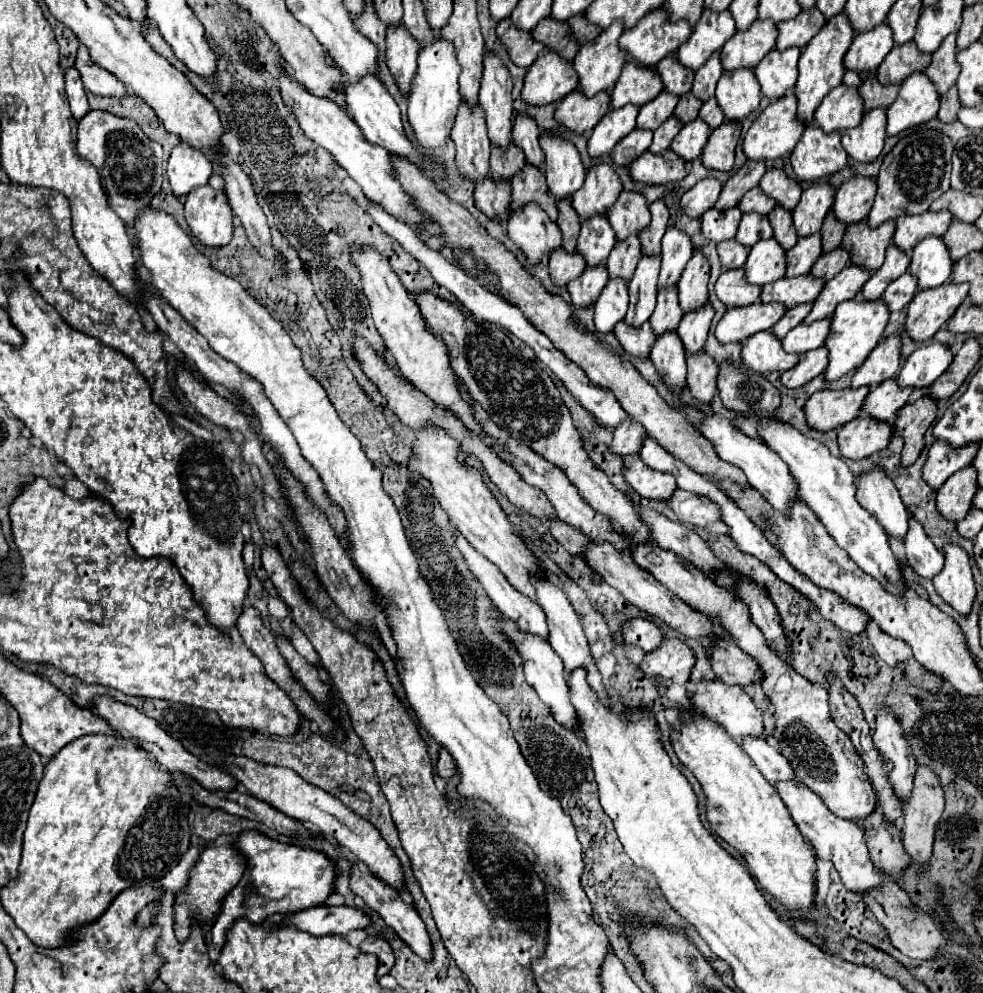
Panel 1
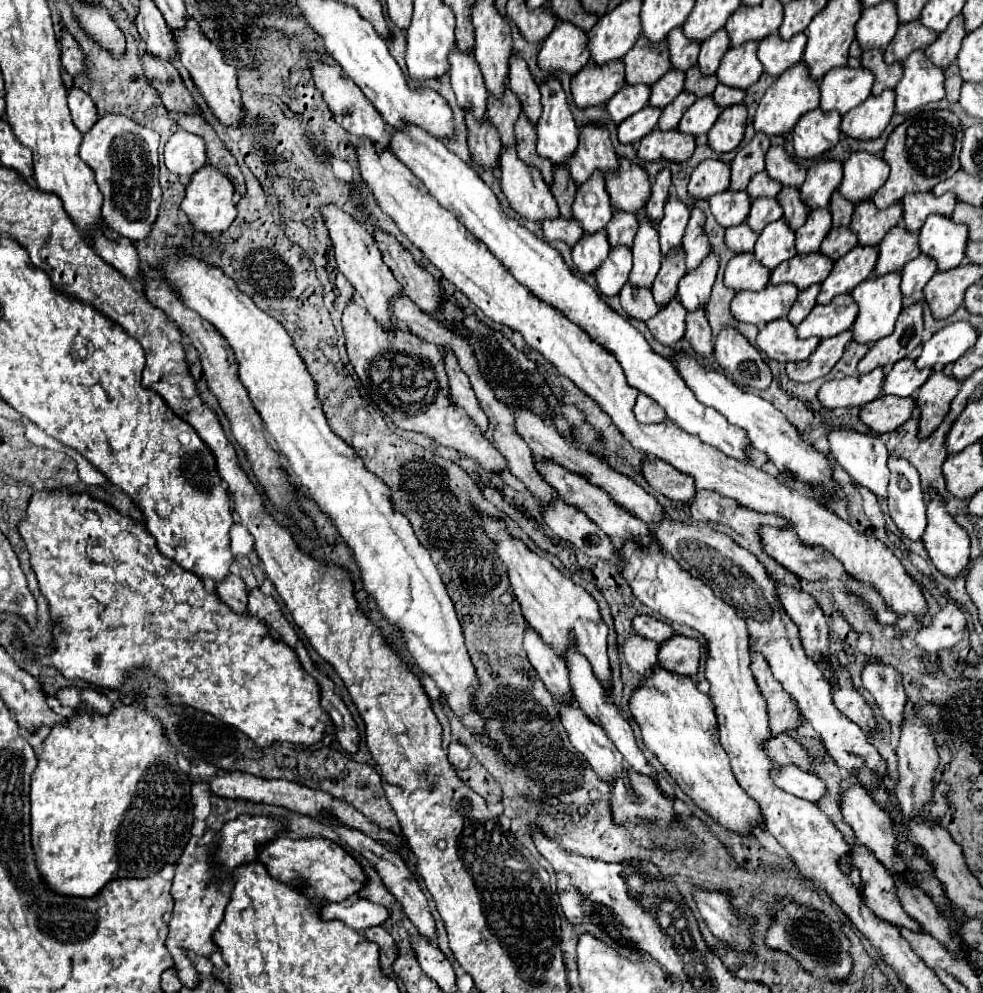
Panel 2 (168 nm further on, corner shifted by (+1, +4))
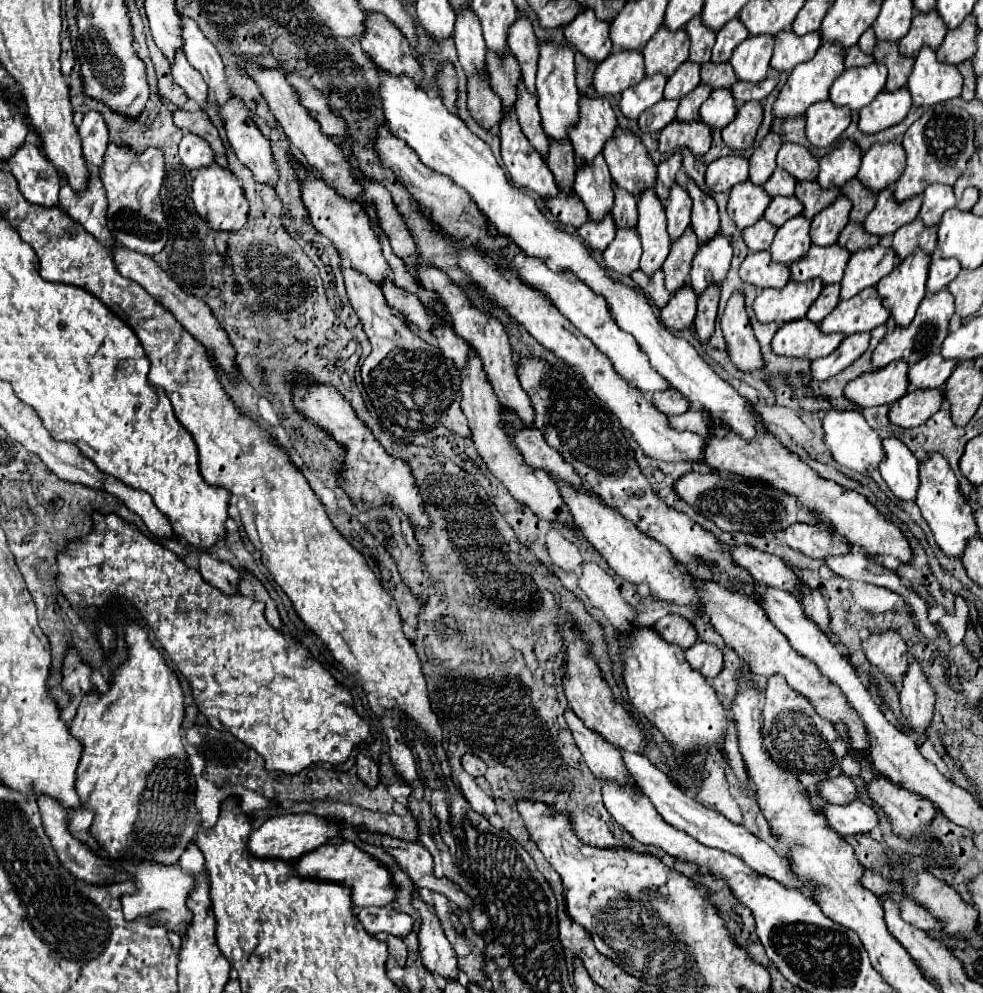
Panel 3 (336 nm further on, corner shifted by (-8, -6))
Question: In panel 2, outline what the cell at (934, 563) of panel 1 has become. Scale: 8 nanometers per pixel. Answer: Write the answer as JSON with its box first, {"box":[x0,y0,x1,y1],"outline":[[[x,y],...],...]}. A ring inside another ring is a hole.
{"box":[887,454,927,540],"outline":[[[889,454],[889,484],[887,484],[887,504],[889,516],[897,528],[911,540],[923,540],[923,530],[927,526],[925,500],[919,482],[919,472],[895,454]]]}

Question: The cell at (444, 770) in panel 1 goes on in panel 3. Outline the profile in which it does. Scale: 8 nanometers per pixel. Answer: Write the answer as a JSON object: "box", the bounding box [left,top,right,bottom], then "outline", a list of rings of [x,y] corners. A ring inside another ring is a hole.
{"box":[462,754,486,776],"outline":[[[466,754],[464,758],[462,758],[462,768],[468,772],[468,774],[472,774],[472,776],[484,776],[484,772],[486,772],[486,764],[478,758],[478,756],[474,756],[474,754]]]}

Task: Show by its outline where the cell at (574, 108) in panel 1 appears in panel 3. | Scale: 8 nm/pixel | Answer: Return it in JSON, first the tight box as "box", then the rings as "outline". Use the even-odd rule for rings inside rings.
{"box":[594,52,644,96],"outline":[[[612,52],[594,72],[598,96],[616,96],[636,86],[644,78],[644,58],[640,52]]]}

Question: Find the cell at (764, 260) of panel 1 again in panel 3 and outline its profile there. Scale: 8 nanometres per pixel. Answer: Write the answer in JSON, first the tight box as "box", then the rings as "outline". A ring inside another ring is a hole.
{"box":[770,216,810,264],"outline":[[[796,216],[788,220],[784,226],[780,226],[770,246],[772,260],[780,264],[792,264],[794,260],[802,258],[810,248],[808,228],[810,222],[804,220],[804,216]]]}

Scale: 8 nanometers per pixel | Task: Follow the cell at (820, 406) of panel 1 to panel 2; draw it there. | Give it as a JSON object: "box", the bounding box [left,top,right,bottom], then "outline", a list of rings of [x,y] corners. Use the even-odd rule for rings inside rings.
{"box":[819,368,885,408],"outline":[[[875,368],[869,374],[829,380],[819,390],[819,400],[825,408],[863,406],[881,394],[885,370]]]}

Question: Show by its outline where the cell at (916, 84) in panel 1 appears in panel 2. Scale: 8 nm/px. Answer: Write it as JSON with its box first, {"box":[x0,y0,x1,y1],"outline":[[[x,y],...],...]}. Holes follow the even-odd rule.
{"box":[895,50,945,114],"outline":[[[915,50],[903,62],[903,78],[895,86],[895,112],[907,114],[929,102],[945,98],[943,70],[935,66],[921,50]]]}

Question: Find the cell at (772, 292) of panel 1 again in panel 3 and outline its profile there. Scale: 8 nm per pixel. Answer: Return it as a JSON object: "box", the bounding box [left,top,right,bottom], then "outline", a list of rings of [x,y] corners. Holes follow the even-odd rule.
{"box":[790,244,850,284],"outline":[[[832,244],[828,248],[810,248],[806,256],[796,260],[796,264],[790,264],[790,276],[794,282],[806,282],[820,278],[822,284],[834,284],[840,282],[846,270],[850,254],[844,252],[838,244]]]}

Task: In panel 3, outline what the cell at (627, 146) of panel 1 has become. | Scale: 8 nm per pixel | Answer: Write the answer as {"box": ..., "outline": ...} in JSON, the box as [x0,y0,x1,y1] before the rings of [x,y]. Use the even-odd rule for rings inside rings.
{"box":[638,100,678,134],"outline":[[[662,100],[660,104],[652,106],[648,112],[644,112],[638,118],[640,130],[644,134],[660,132],[664,126],[668,126],[676,118],[676,108],[678,108],[678,102],[676,100]]]}

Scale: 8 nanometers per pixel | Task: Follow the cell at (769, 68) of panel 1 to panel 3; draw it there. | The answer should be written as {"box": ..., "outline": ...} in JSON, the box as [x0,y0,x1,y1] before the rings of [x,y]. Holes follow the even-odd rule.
{"box":[770,30,822,72],"outline":[[[788,30],[780,32],[780,36],[776,36],[774,40],[776,44],[770,66],[776,72],[792,72],[798,64],[812,60],[822,44],[818,32],[812,32],[808,36],[796,36],[792,30]]]}

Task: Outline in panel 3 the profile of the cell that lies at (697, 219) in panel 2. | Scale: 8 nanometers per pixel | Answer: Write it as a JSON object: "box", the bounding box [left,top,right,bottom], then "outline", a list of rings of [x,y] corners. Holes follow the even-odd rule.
{"box":[688,180,718,244],"outline":[[[688,180],[688,194],[694,202],[692,208],[692,230],[698,236],[700,244],[706,244],[708,240],[712,240],[718,232],[718,208],[716,202],[704,194],[694,182]]]}

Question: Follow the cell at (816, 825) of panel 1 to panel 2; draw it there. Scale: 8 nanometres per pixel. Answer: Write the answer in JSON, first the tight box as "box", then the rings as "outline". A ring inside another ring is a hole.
{"box":[847,846,921,932],"outline":[[[855,846],[847,858],[851,866],[859,868],[861,872],[861,880],[863,880],[861,892],[865,904],[871,910],[875,910],[875,914],[881,920],[891,922],[899,928],[921,932],[921,926],[907,916],[899,898],[895,898],[895,878],[887,874],[885,866],[875,856],[871,856],[871,852],[865,850],[865,846]]]}

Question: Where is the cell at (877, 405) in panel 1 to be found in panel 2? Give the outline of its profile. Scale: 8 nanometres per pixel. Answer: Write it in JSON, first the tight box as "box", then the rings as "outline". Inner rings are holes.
{"box":[883,358,931,396],"outline":[[[903,358],[899,360],[885,378],[883,394],[895,394],[895,396],[915,396],[915,392],[925,384],[931,370],[919,370],[915,366],[915,360]]]}

